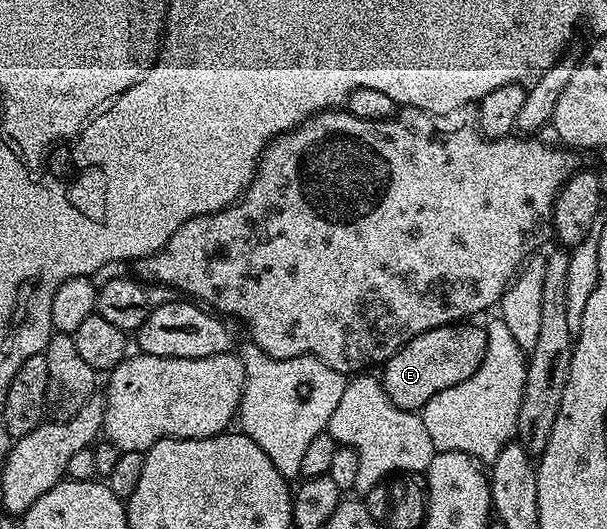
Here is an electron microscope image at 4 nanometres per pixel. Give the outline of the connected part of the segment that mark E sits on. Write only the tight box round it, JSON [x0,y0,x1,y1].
[380,324,486,411]

